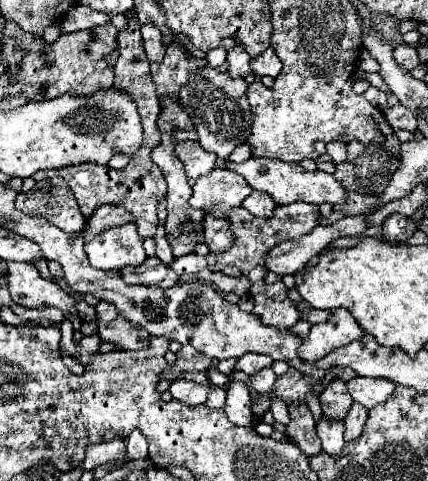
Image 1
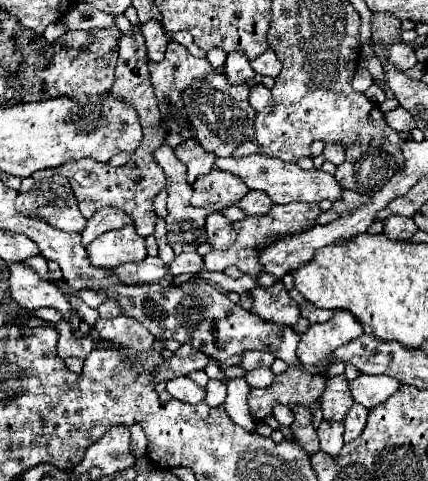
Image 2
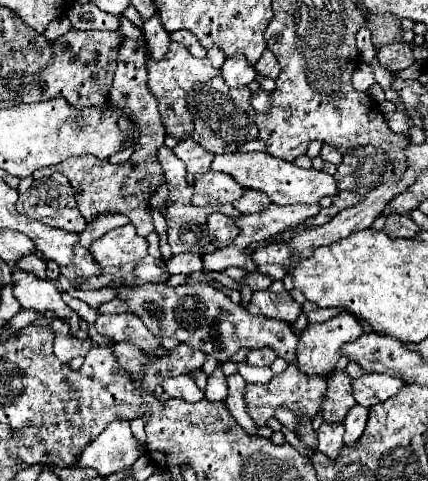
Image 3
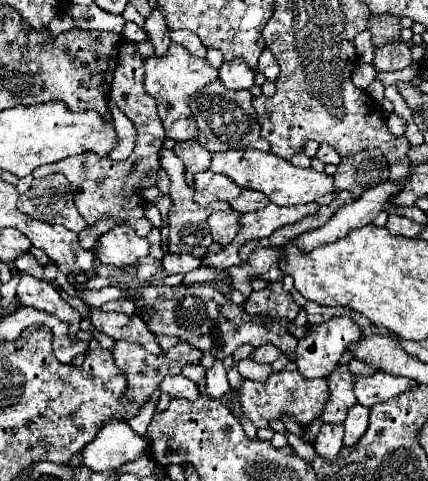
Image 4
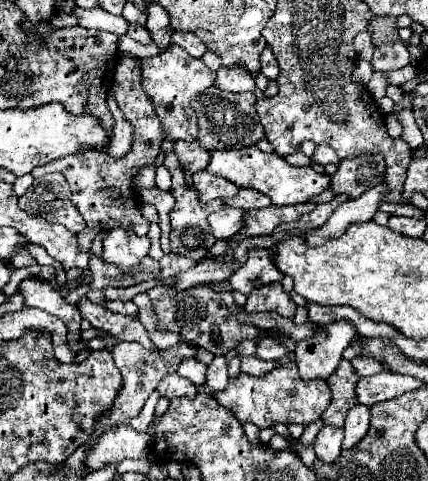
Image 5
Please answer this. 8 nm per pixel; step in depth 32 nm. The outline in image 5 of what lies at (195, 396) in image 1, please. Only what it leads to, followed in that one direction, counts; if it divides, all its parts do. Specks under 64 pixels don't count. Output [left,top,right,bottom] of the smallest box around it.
[156,374,196,402]

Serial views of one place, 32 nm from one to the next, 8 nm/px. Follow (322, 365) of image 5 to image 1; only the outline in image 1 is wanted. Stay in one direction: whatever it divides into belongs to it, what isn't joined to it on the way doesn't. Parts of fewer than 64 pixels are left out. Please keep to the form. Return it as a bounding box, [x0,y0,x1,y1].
[298,308,364,364]

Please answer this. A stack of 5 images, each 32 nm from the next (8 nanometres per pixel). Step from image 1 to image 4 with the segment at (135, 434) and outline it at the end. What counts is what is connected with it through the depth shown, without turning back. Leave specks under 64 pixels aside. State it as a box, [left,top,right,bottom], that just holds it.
[128,388,161,434]

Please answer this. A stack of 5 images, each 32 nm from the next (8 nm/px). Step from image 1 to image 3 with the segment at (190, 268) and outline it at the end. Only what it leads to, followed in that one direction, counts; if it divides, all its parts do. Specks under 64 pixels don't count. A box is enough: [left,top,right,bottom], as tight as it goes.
[164,254,202,274]

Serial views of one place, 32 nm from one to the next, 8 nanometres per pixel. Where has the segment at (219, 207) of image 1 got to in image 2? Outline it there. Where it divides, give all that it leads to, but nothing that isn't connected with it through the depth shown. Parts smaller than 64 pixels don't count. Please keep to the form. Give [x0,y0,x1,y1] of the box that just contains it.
[192,170,248,212]

